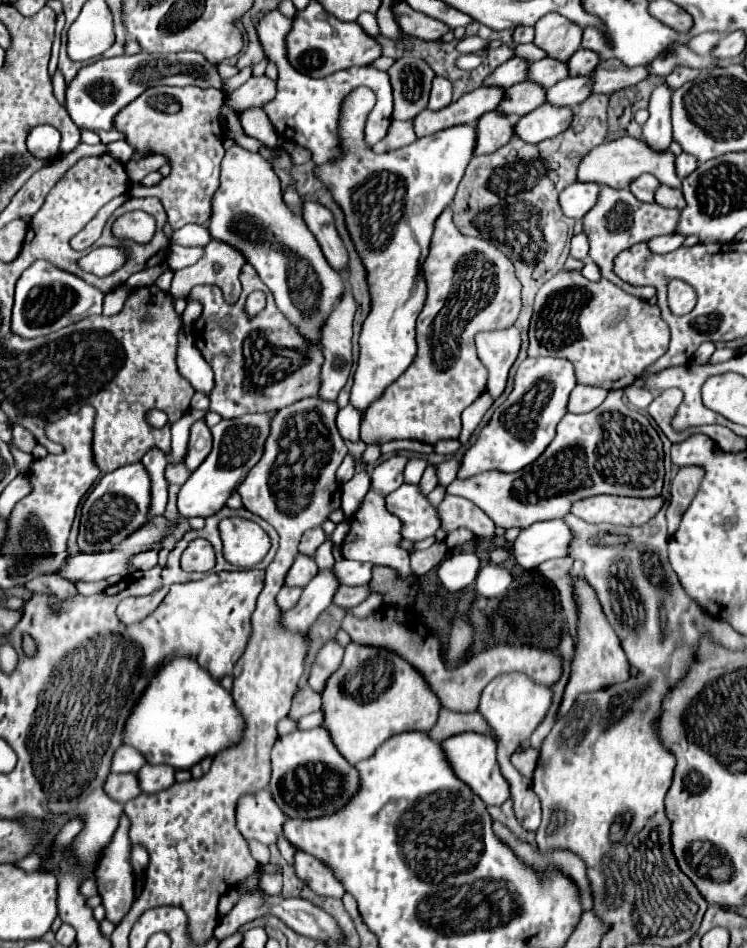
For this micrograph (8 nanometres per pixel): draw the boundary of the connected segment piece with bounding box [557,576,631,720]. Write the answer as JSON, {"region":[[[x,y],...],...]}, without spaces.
{"region":[[[581,576],[575,580],[575,606],[577,606],[577,640],[573,646],[571,676],[569,676],[569,682],[567,682],[565,692],[563,692],[563,700],[561,700],[561,706],[557,712],[557,720],[569,712],[569,708],[573,706],[573,702],[577,700],[579,694],[595,692],[595,690],[625,682],[631,676],[629,674],[629,662],[625,660],[625,652],[619,644],[619,638],[613,632],[613,628],[609,626],[595,590]]]}

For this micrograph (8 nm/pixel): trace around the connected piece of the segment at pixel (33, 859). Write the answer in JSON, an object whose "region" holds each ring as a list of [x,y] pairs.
{"region":[[[27,854],[25,858],[21,858],[15,866],[17,868],[21,868],[23,872],[35,872],[37,870],[37,866],[41,864],[41,856],[38,854]]]}

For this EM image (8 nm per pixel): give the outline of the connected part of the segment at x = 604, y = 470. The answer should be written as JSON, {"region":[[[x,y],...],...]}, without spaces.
{"region":[[[613,390],[605,398],[605,402],[595,410],[585,414],[565,414],[557,426],[555,440],[547,446],[541,458],[525,466],[525,470],[519,470],[513,474],[491,470],[491,472],[477,474],[469,480],[453,480],[447,486],[447,494],[469,498],[499,528],[523,530],[533,522],[563,518],[575,500],[581,500],[587,496],[595,496],[595,494],[617,494],[617,496],[639,496],[639,498],[657,496],[663,490],[663,476],[665,476],[663,444],[659,434],[643,414],[639,414],[637,410],[631,410],[623,402],[621,390]]]}

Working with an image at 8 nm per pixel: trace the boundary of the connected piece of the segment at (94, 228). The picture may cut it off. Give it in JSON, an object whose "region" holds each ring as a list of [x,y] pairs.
{"region":[[[113,198],[111,202],[107,202],[107,204],[97,212],[97,216],[71,240],[71,248],[75,248],[75,250],[85,250],[85,248],[93,246],[93,242],[101,236],[101,230],[103,230],[103,226],[105,226],[107,218],[109,218],[125,200],[127,200],[127,198]]]}

